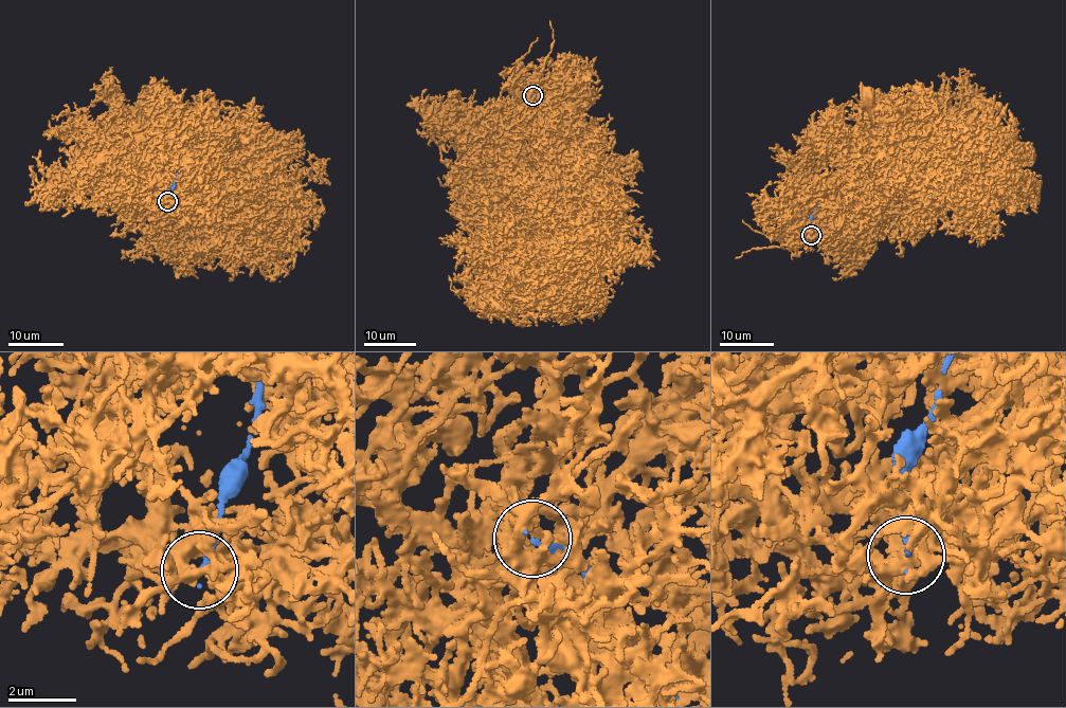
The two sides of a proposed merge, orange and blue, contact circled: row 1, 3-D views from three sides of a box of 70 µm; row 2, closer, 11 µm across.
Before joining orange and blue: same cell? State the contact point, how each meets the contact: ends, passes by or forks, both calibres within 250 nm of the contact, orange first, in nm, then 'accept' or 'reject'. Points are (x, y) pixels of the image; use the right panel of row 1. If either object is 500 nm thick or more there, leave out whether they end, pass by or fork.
place (811, 235); orange forks; blue ends; calibres 280 and 180 nm; reject

